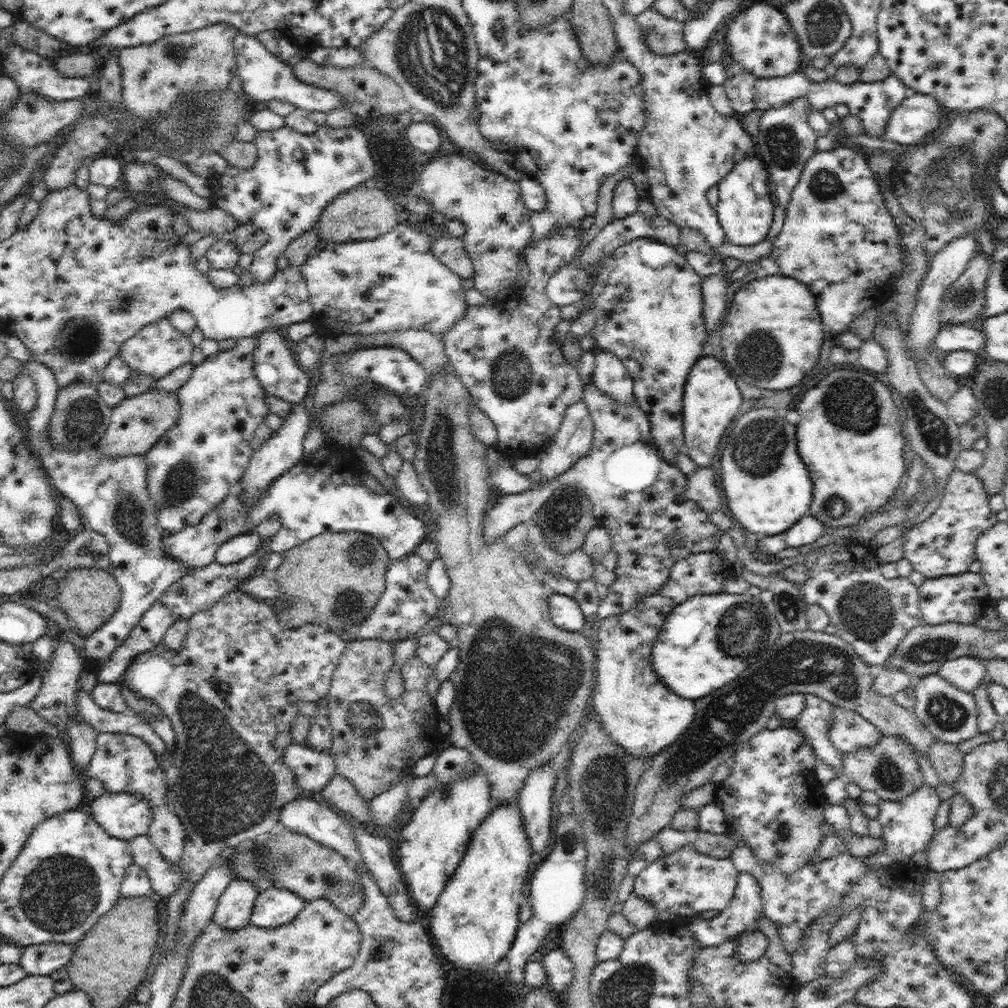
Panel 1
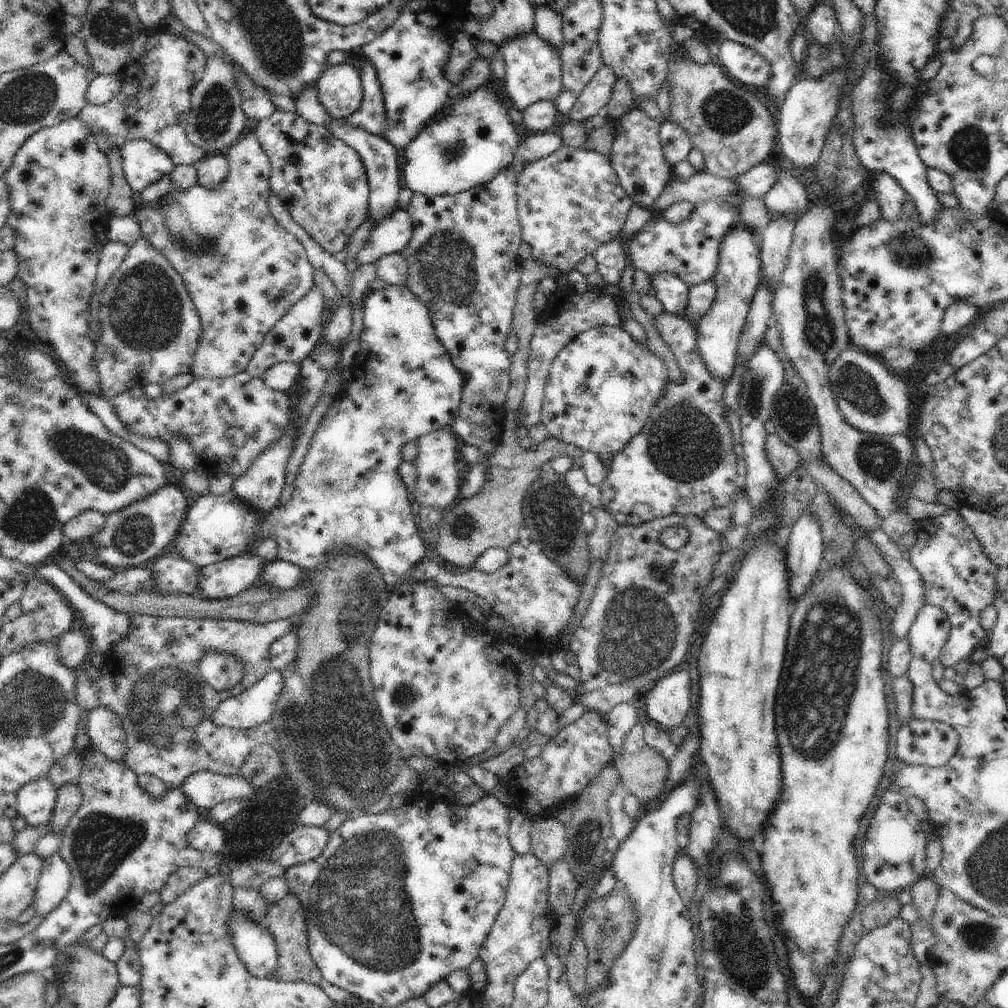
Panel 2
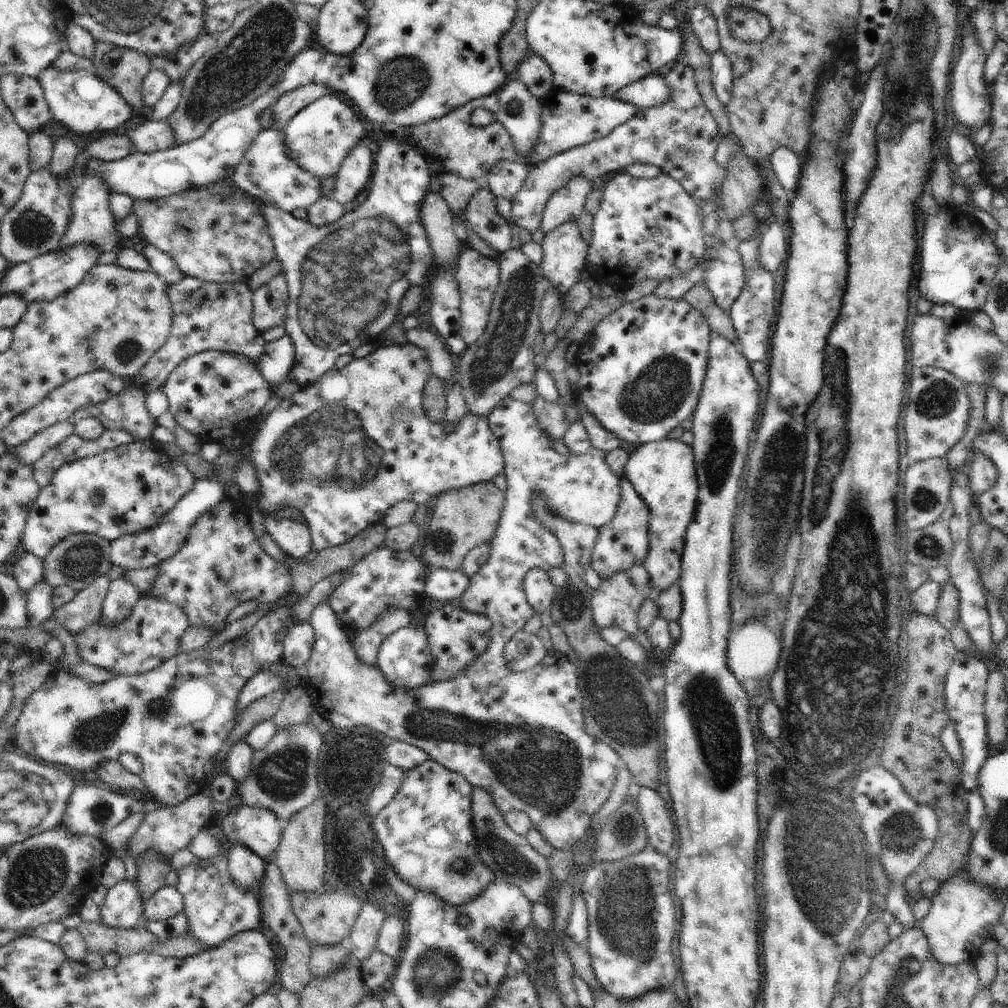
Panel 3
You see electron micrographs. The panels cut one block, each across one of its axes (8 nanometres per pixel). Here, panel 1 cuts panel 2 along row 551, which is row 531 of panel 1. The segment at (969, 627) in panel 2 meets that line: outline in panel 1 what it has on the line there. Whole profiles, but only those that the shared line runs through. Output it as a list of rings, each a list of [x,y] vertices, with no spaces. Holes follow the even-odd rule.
[[[954,469],[948,477],[938,509],[923,522],[904,530],[903,556],[911,562],[913,570],[925,578],[962,574],[977,559],[978,537],[997,522],[980,478],[974,473]]]

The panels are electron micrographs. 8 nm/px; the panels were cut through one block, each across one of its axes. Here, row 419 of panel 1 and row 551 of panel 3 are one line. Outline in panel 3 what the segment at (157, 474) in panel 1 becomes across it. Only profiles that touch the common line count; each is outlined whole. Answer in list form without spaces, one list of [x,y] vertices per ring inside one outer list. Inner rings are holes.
[[[228,498],[223,499],[212,511],[202,514],[194,522],[184,546],[177,554],[164,560],[158,568],[157,580],[144,596],[179,606],[186,613],[190,627],[206,627],[214,632],[212,636],[224,630],[226,617],[239,604],[256,600],[266,607],[269,603],[288,599],[293,590],[293,579],[289,570],[266,554],[249,524],[244,518],[238,519],[236,516],[234,500]]]

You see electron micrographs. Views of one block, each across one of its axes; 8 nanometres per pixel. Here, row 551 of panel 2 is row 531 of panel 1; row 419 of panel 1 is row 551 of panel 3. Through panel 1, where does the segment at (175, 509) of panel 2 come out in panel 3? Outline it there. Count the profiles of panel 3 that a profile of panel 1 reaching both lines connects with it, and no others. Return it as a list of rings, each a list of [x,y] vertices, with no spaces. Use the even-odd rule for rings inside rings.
[[[142,441],[64,464],[54,474],[52,481],[45,488],[41,488],[29,511],[21,544],[26,553],[44,560],[64,538],[72,534],[87,533],[112,542],[129,533],[148,531],[192,491],[196,480],[184,464],[172,460],[160,450],[147,447]]]

